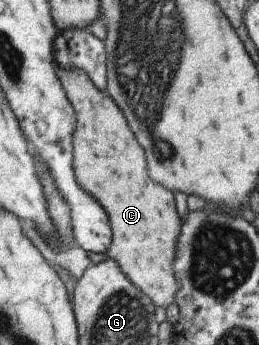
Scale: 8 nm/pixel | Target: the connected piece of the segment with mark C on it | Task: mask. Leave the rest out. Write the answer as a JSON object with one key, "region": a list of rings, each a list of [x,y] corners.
{"region":[[[54,62],[54,65],[56,65],[56,77],[60,79],[76,117],[74,135],[72,135],[72,173],[80,189],[96,197],[98,205],[106,211],[111,228],[111,243],[104,253],[108,253],[108,257],[116,261],[122,274],[150,299],[154,307],[166,309],[174,303],[174,297],[178,291],[172,263],[176,257],[176,235],[180,229],[180,221],[178,221],[172,193],[148,177],[144,151],[138,147],[120,109],[114,105],[112,99],[104,92],[100,93],[80,69],[70,69],[70,67],[64,69],[57,62]]]}

